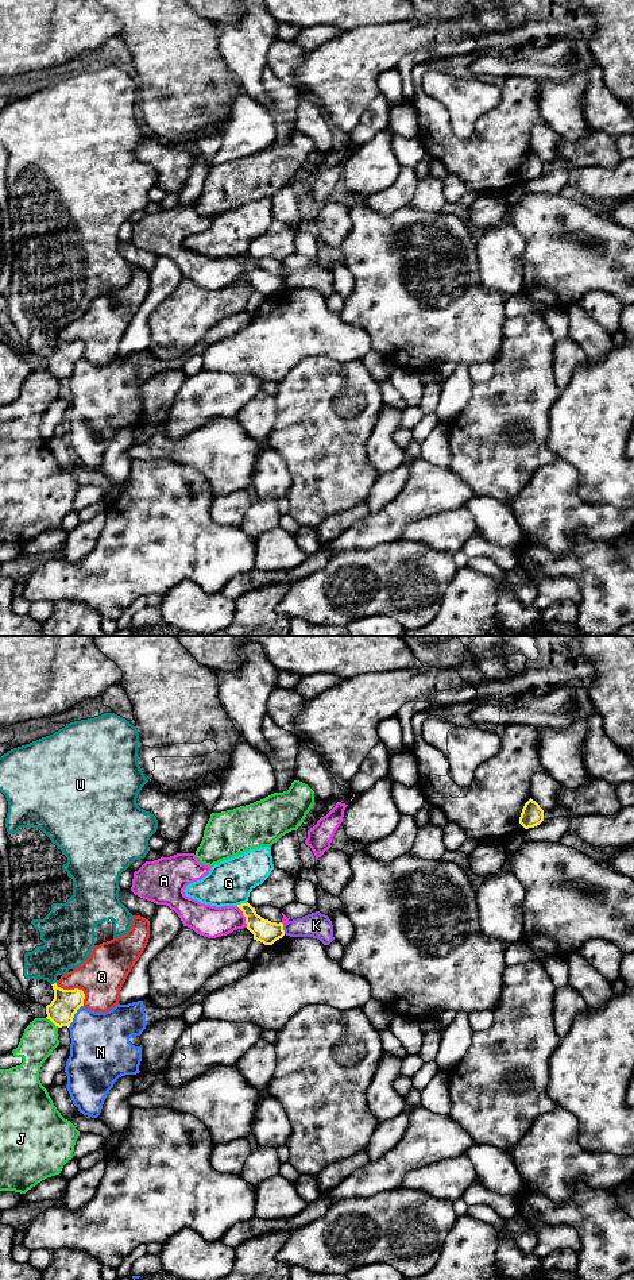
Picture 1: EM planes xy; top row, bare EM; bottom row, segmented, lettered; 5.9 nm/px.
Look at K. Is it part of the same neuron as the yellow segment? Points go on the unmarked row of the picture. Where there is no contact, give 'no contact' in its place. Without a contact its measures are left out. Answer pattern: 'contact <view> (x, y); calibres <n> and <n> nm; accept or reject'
contact xy (282, 281); calibres 140 and 150 nm; reject

